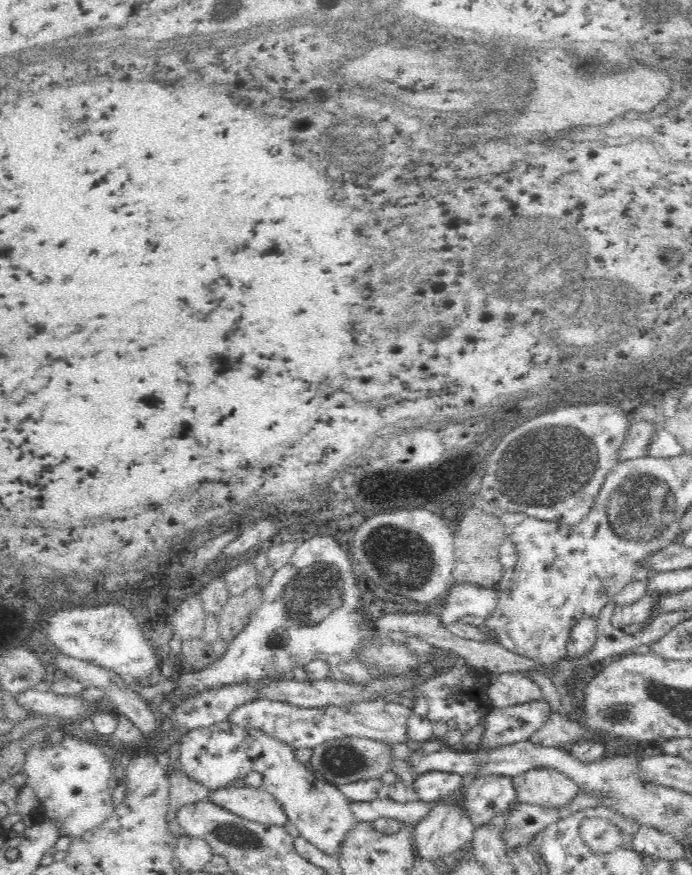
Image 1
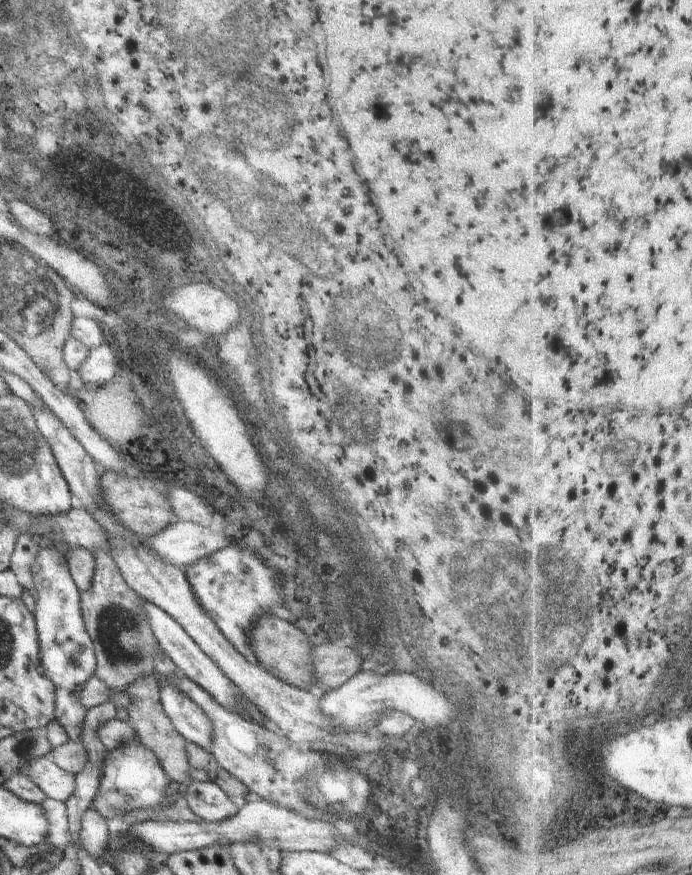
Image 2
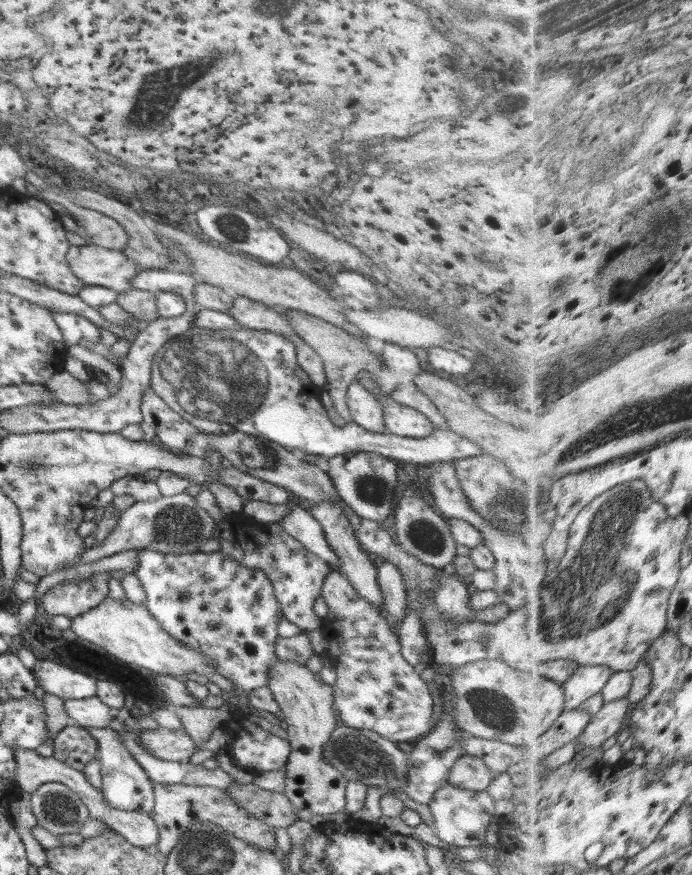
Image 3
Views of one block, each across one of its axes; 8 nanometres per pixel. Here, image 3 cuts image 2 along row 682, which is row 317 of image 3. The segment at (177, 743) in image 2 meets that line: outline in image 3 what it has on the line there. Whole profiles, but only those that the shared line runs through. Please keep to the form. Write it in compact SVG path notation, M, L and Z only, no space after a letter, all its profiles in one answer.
M131 289L118 293L115 300L121 308L130 313L136 321L149 324L159 318L155 294L146 290Z

